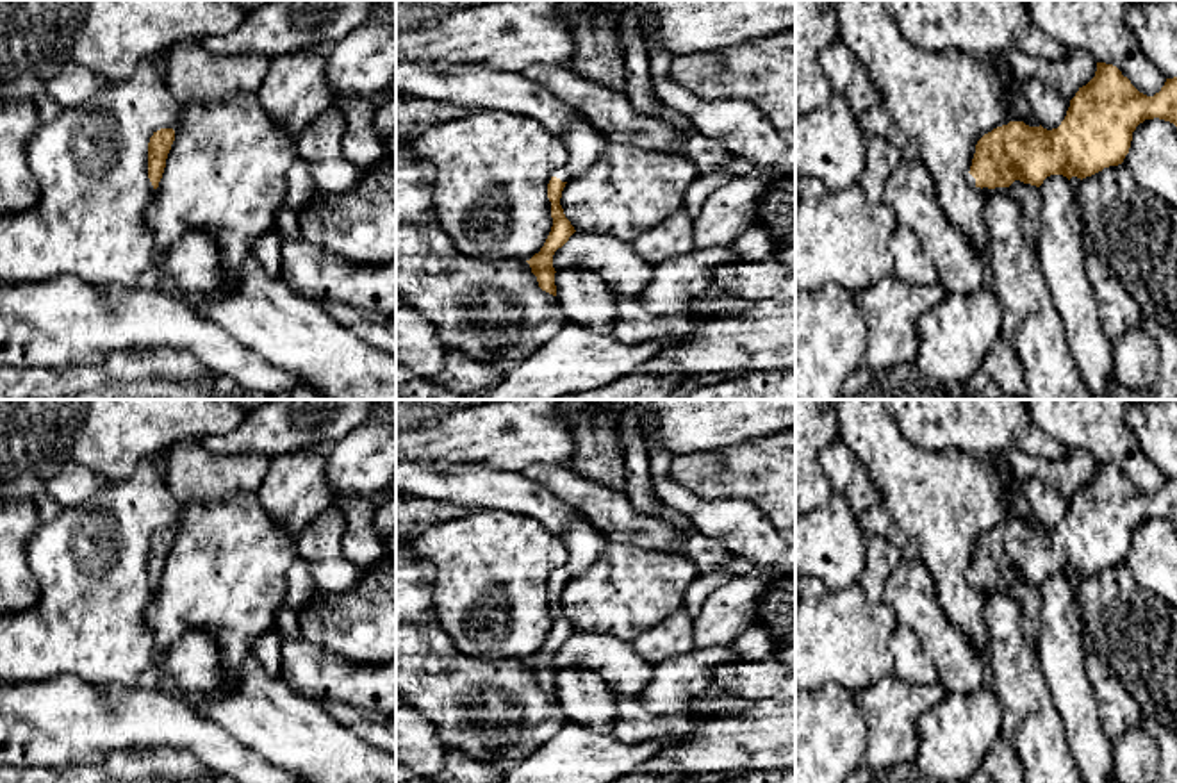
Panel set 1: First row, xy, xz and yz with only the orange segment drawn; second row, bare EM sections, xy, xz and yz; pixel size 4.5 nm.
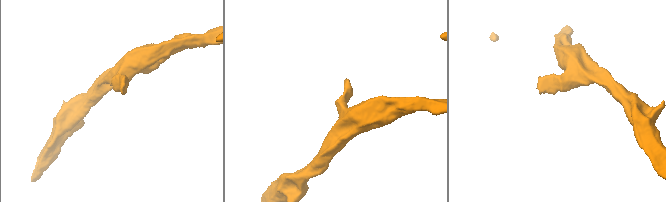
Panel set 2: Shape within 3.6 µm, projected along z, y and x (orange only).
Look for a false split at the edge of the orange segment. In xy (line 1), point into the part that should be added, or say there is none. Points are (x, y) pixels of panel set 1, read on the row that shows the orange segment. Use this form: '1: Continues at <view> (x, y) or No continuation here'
1: No continuation here

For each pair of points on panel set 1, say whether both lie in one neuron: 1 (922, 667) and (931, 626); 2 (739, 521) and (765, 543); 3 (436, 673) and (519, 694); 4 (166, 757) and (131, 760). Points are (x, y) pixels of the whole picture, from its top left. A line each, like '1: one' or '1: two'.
1: two
2: one
3: one
4: one

